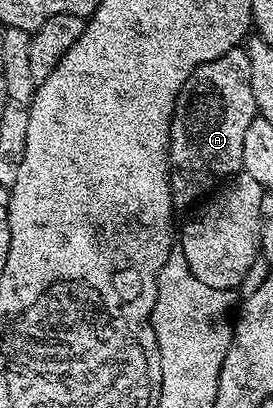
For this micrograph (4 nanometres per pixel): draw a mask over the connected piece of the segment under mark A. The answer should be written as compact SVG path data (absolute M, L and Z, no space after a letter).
M242 47L231 48L221 54L221 58L196 66L175 97L175 113L171 119L167 143L171 198L176 205L191 204L198 196L206 197L216 187L215 180L226 181L243 172L241 150L245 150L245 130L249 130L256 118L253 86L249 86L249 58Z

